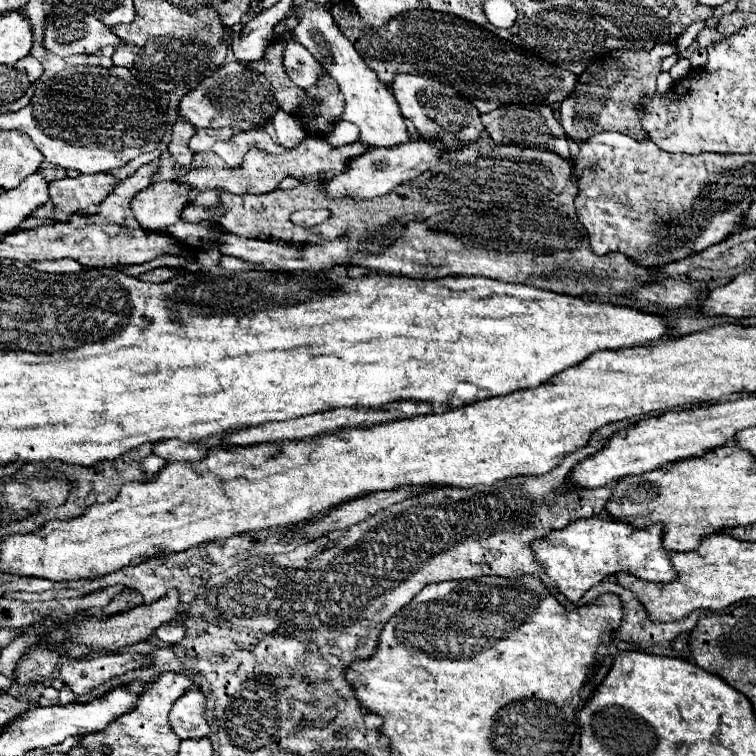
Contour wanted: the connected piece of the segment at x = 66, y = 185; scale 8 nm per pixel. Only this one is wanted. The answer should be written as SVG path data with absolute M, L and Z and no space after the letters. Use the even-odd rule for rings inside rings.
M80 174L76 178L62 178L49 183L50 202L54 204L52 222L68 222L70 216L92 216L100 212L102 200L118 184L116 176L104 174Z

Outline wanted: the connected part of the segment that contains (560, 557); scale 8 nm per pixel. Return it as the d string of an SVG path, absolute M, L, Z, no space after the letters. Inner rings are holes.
M592 516L586 520L576 520L564 530L552 532L546 540L536 540L532 550L546 574L556 580L560 592L576 604L594 584L618 572L634 574L636 578L660 584L676 580L678 572L672 566L670 552L662 546L662 536L664 524L632 528L622 520Z

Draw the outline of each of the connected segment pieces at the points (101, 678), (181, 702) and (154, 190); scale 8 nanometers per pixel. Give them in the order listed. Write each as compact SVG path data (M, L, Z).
M136 652L96 656L90 660L68 660L60 666L60 678L76 696L82 696L98 688L100 684L126 674L128 670L138 670L150 664L154 664L154 658L150 654Z
M192 688L184 696L176 700L170 710L170 726L178 734L178 738L202 738L208 736L210 726L206 722L206 696Z
M156 182L132 198L134 218L142 228L162 228L180 220L182 208L190 202L190 190L178 182Z

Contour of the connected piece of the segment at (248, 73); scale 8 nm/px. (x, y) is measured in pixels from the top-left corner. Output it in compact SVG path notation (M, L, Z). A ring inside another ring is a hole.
M230 62L220 68L220 76L206 78L200 88L190 90L180 102L180 114L190 120L196 128L234 128L248 130L248 128L262 128L272 120L278 112L278 104L272 92L272 86L266 76L250 70L240 62Z

